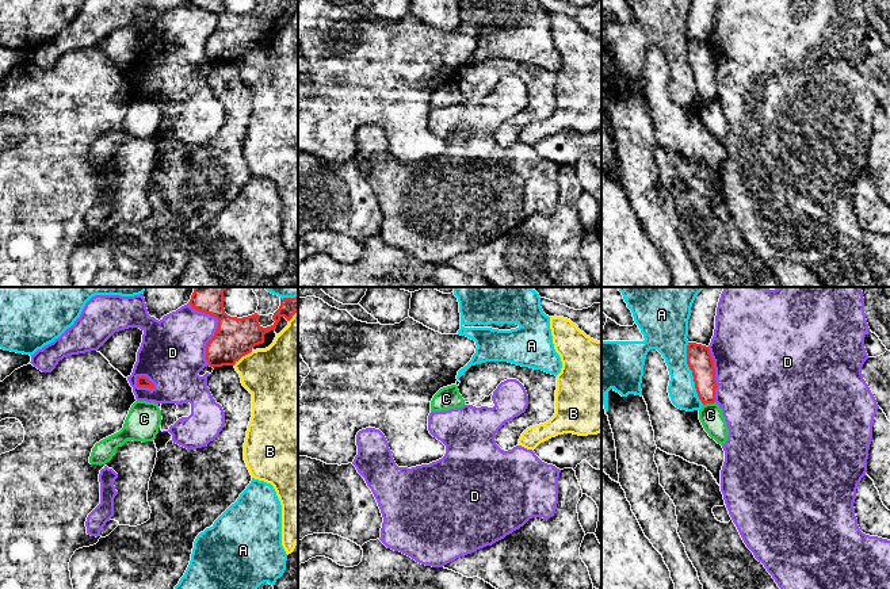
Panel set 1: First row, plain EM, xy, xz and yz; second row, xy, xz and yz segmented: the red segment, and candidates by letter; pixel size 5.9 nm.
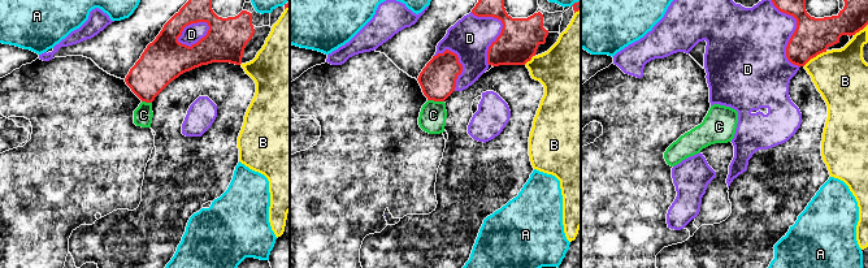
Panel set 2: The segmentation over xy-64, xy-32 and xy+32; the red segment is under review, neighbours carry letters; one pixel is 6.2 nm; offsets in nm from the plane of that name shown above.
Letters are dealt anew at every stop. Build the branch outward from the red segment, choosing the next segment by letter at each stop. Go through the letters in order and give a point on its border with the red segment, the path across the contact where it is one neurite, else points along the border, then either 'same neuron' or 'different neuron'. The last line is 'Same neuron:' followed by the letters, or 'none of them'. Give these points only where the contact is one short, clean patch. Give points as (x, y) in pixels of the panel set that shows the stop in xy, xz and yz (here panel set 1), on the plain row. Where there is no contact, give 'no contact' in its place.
A: meets red in yz at (692, 71); different neuron
B: meets red in xy at (243, 52); different neuron
C: meets red in yz at (709, 99); border along yz (714, 98), (703, 102); different neuron
D: meets red in xy at (217, 25); different neuron
Same neuron: none of them

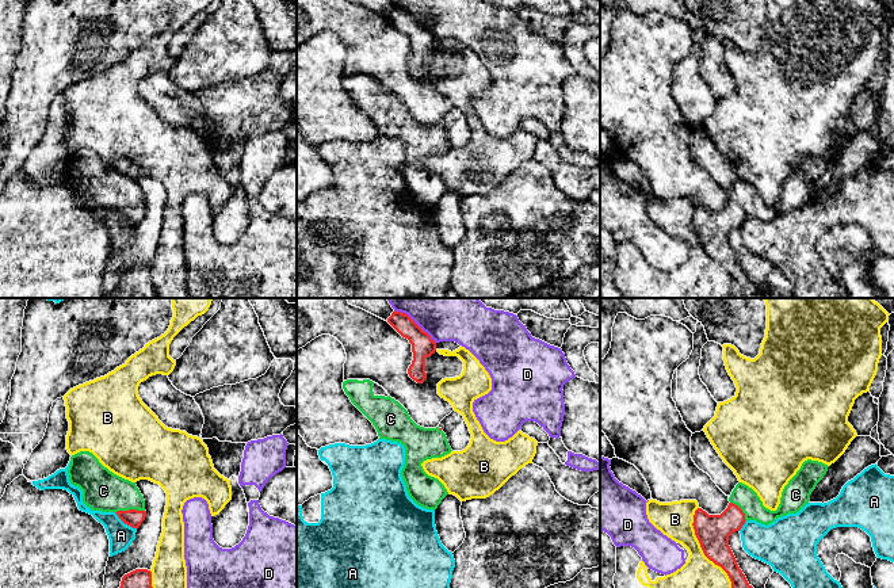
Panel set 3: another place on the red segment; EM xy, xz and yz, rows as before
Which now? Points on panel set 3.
A: meets red in xy at (125, 220); different neuron
B: meets red in yz at (706, 252); different neuron
C: meets red in xy at (129, 206); same neuron
D: meets red in xz at (415, 19); different neuron
Same neuron: C

